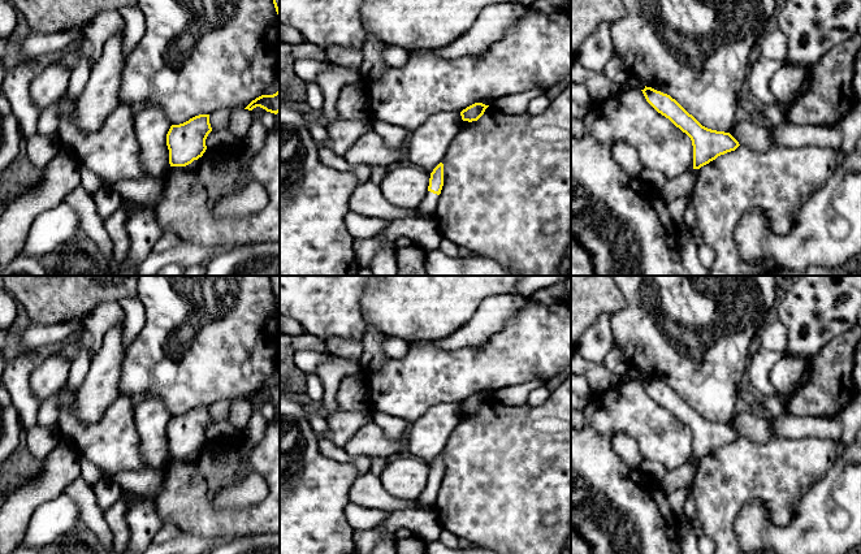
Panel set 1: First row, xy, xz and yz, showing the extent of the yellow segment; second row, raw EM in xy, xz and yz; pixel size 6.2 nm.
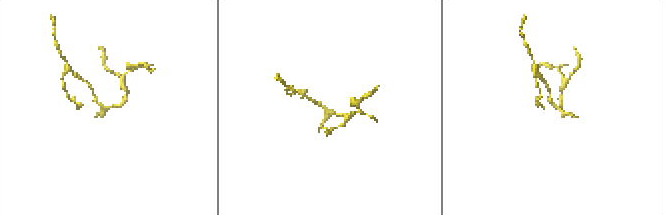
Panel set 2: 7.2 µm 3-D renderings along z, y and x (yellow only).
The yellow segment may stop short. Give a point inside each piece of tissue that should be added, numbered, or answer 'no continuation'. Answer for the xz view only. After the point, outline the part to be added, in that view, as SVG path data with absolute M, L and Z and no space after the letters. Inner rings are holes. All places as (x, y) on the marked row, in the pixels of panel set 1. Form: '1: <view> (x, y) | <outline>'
1: xz (428, 206) | M428 191L423 202L419 204L417 211L423 215L433 215L437 208L438 198L440 195Z

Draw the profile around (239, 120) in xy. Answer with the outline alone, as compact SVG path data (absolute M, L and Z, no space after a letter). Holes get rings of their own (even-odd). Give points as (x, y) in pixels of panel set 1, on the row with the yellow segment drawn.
M248 109L230 111L226 130L239 139L245 139L252 125L252 112Z

